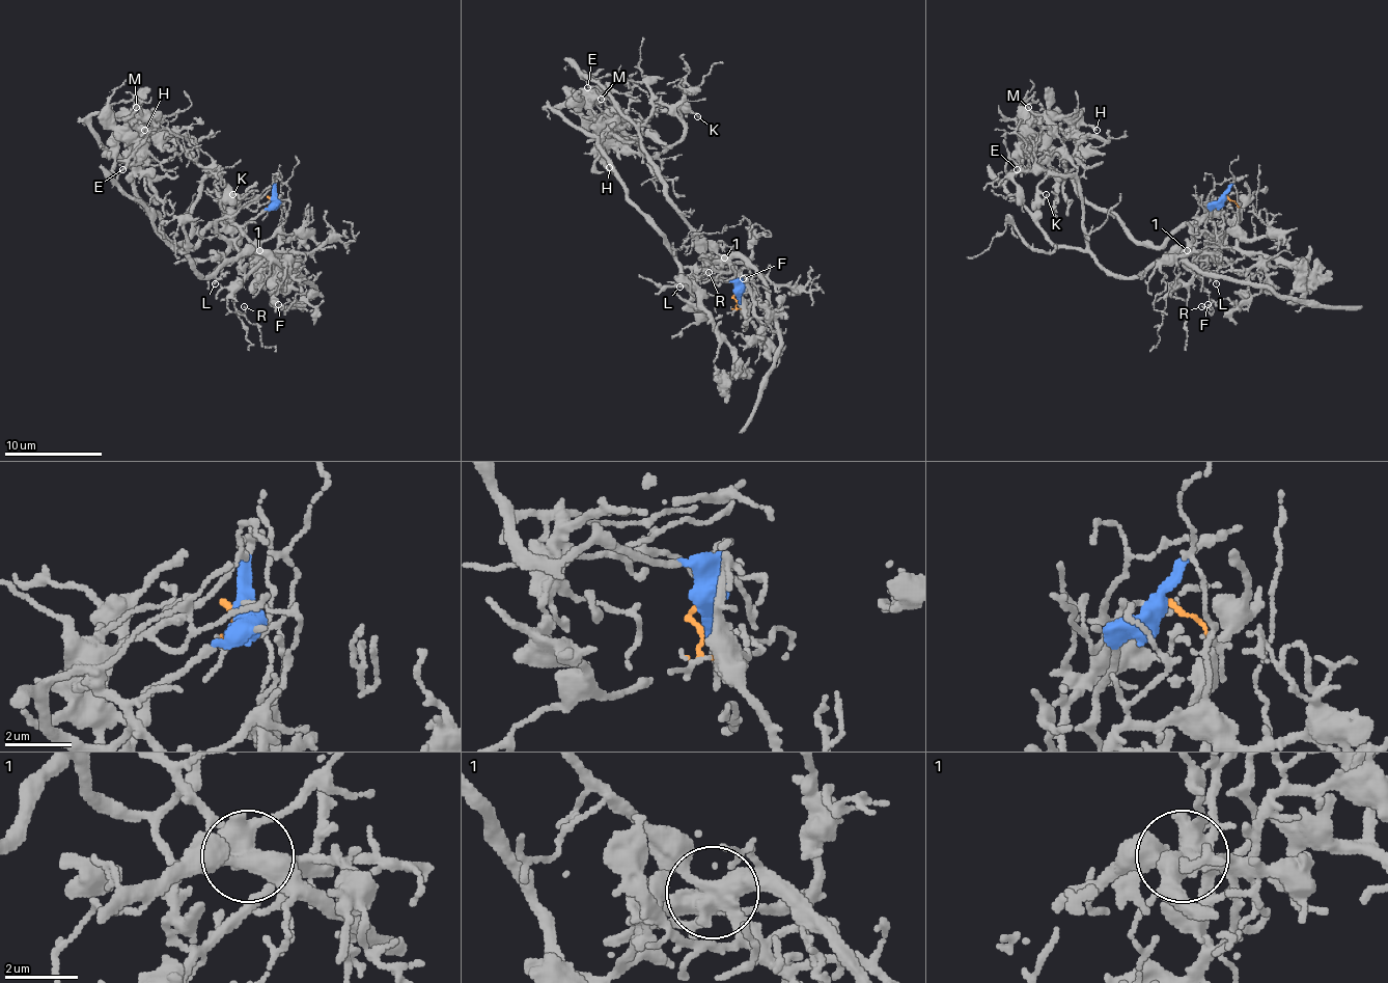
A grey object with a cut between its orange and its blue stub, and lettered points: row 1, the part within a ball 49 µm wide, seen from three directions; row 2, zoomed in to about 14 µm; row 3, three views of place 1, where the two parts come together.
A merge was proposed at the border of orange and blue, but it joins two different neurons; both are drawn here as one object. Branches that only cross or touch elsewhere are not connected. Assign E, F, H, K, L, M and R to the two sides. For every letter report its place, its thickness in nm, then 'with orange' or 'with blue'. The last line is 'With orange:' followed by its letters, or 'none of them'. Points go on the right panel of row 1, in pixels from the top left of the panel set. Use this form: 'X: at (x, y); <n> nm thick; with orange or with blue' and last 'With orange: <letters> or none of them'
E: at (1017, 169); 120 nm thick; with orange
F: at (1208, 304); 130 nm thick; with orange
H: at (1097, 130); 240 nm thick; with blue
K: at (1046, 194); 130 nm thick; with orange
L: at (1216, 283); 170 nm thick; with blue
M: at (1028, 107); 100 nm thick; with blue
R: at (1201, 306); 110 nm thick; with orange
With orange: E, F, K, R

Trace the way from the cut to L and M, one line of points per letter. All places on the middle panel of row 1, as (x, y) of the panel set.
L: (734, 294), (732, 281), (711, 276), (703, 276), (689, 289), (678, 285)
M: (734, 294), (732, 281), (691, 281), (676, 251), (628, 198), (598, 146), (598, 125), (617, 112), (601, 98)

